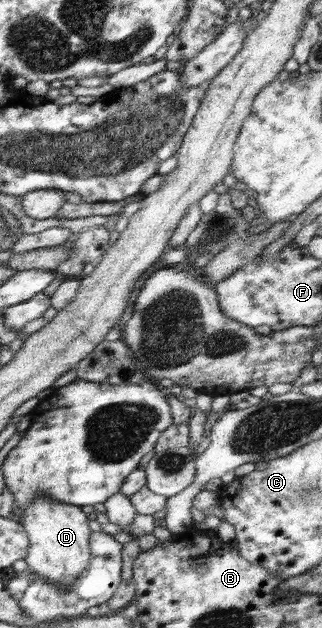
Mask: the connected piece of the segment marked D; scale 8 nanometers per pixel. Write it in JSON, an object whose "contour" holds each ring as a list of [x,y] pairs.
{"contour":[[[38,495],[24,509],[23,514],[21,525],[26,529],[29,538],[28,556],[24,558],[28,568],[44,577],[46,581],[70,590],[72,583],[88,568],[94,556],[86,514],[78,506],[54,501],[44,495]]]}

